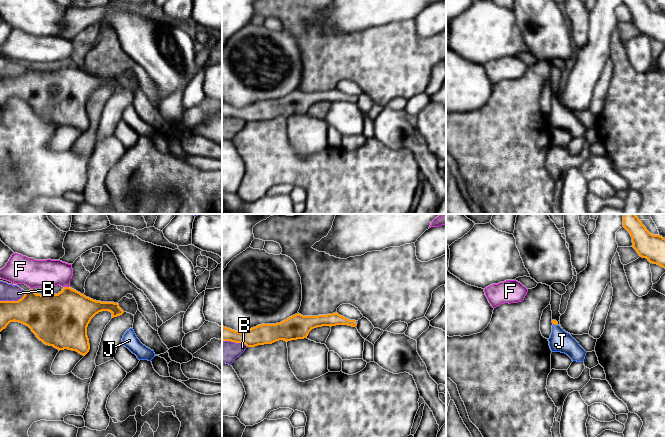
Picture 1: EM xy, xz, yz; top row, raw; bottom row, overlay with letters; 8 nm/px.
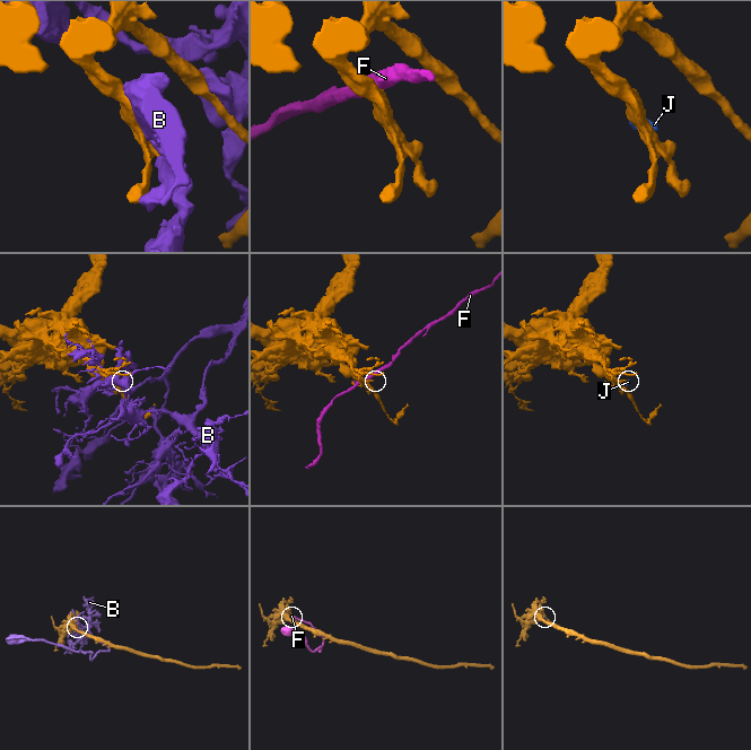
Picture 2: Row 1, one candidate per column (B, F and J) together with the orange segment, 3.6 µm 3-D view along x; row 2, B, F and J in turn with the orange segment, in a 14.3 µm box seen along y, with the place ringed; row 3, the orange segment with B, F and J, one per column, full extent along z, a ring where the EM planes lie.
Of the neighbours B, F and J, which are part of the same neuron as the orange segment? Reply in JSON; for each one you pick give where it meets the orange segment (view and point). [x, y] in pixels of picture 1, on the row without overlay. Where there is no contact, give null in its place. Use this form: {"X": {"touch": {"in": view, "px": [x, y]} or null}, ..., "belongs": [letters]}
{"J": {"touch": {"in": "yz", "px": [555, 100]}}, "belongs": ["J"]}

